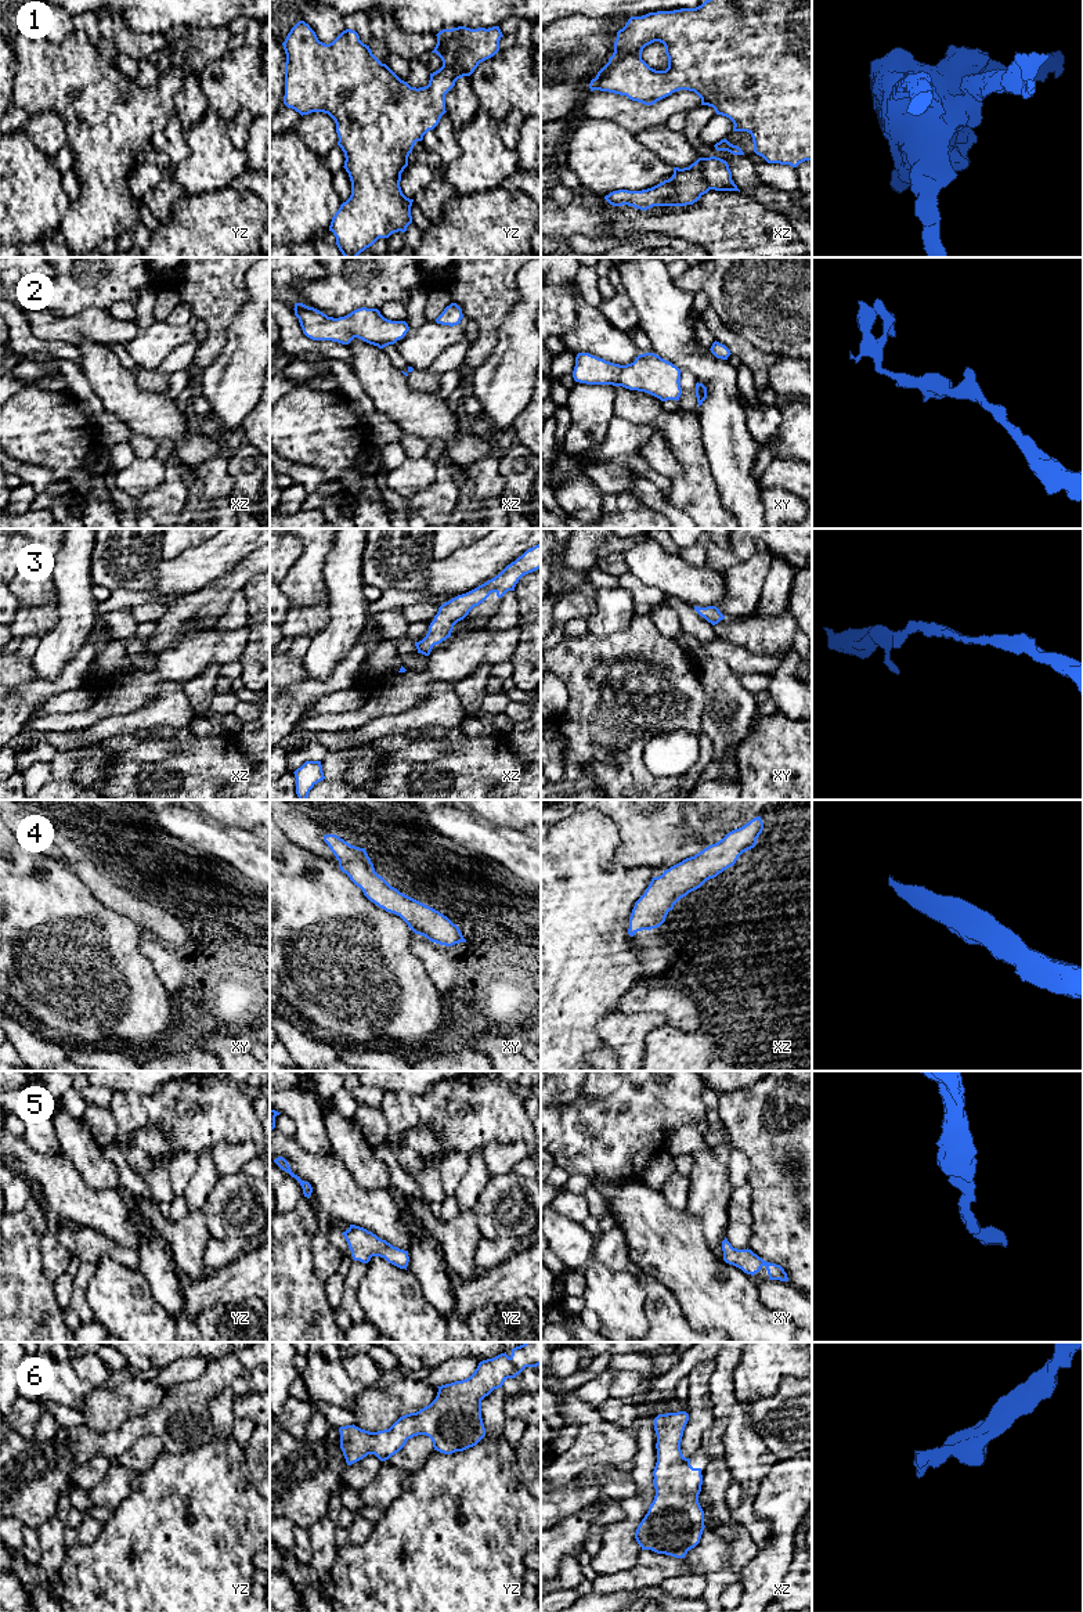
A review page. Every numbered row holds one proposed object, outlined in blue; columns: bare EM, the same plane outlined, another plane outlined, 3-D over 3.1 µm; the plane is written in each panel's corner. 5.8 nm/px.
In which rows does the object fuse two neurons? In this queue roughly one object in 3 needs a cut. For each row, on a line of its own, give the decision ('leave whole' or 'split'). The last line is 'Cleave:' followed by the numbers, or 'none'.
1: split
2: leave whole
3: leave whole
4: leave whole
5: leave whole
6: leave whole
Cleave: 1

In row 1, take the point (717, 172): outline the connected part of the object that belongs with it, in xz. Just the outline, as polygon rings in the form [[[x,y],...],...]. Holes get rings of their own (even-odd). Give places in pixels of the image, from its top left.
[[[716,156],[701,159],[704,177],[707,183],[712,187],[712,190],[715,191],[728,190],[733,183],[732,172],[729,169],[728,162]]]

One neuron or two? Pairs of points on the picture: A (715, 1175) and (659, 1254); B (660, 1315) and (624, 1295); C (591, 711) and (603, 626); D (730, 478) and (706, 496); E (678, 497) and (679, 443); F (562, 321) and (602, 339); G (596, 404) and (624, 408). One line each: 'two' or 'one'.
A: two
B: two
C: two
D: two
E: one
F: two
G: two

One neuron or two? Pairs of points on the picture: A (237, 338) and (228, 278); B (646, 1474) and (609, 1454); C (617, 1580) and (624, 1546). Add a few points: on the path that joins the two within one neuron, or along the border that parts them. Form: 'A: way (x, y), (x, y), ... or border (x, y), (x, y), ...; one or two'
A: border (246, 288), (246, 303), (230, 325), (221, 349); two
B: border (631, 1428), (636, 1443), (634, 1460); two
C: border (642, 1550), (638, 1560), (628, 1569), (598, 1576); two

